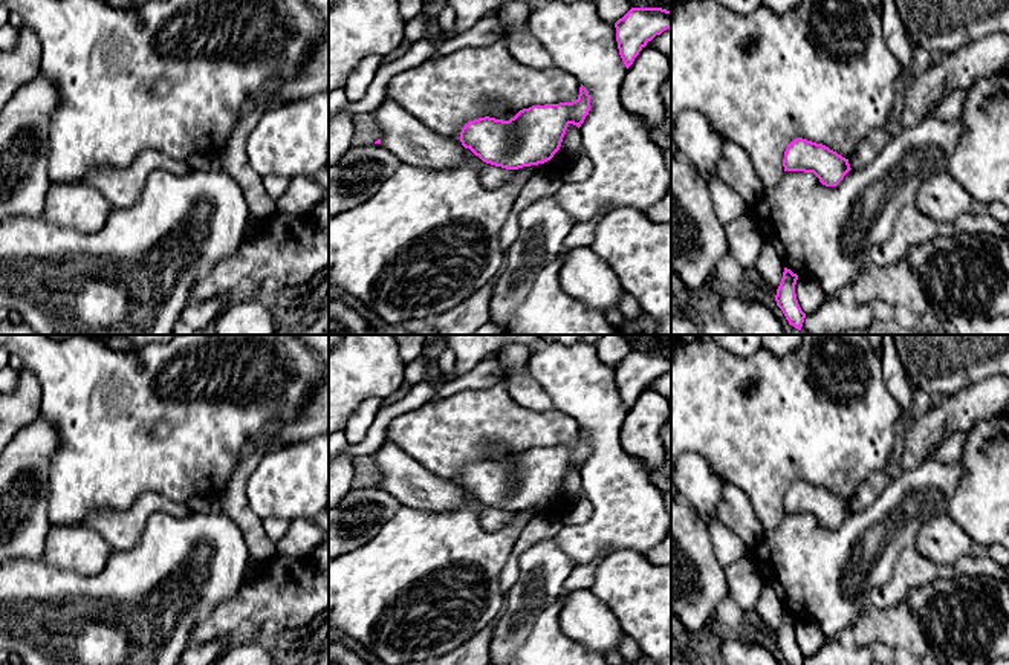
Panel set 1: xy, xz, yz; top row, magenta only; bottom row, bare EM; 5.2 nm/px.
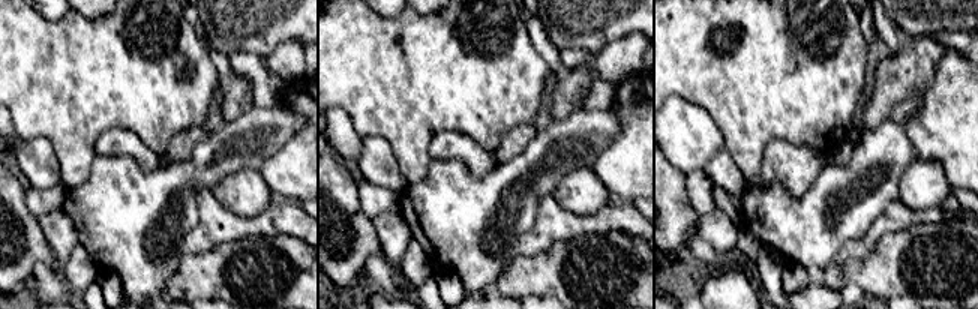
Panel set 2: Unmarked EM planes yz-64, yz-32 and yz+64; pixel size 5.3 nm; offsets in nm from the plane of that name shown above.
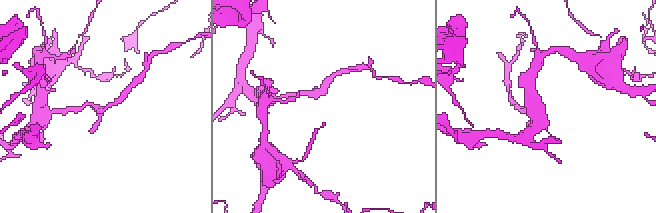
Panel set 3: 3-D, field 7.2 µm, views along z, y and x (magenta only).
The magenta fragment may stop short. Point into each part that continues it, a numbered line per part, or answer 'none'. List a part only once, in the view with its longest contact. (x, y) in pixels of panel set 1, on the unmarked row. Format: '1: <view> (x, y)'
none

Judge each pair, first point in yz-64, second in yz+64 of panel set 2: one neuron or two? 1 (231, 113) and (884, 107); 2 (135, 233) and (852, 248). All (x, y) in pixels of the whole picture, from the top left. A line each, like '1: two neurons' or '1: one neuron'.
1: one neuron
2: two neurons

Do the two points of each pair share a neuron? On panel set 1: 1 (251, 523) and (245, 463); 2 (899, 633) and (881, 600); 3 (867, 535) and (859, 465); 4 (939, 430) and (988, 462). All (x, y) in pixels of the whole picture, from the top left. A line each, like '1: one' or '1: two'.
1: one
2: two
3: two
4: two

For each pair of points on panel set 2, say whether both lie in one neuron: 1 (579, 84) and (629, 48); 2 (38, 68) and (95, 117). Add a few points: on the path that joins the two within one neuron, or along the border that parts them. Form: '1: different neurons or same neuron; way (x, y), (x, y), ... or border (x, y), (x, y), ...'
1: same neuron; way (590, 72), (600, 62), (617, 60)
2: same neuron; way (51, 75), (81, 104)

